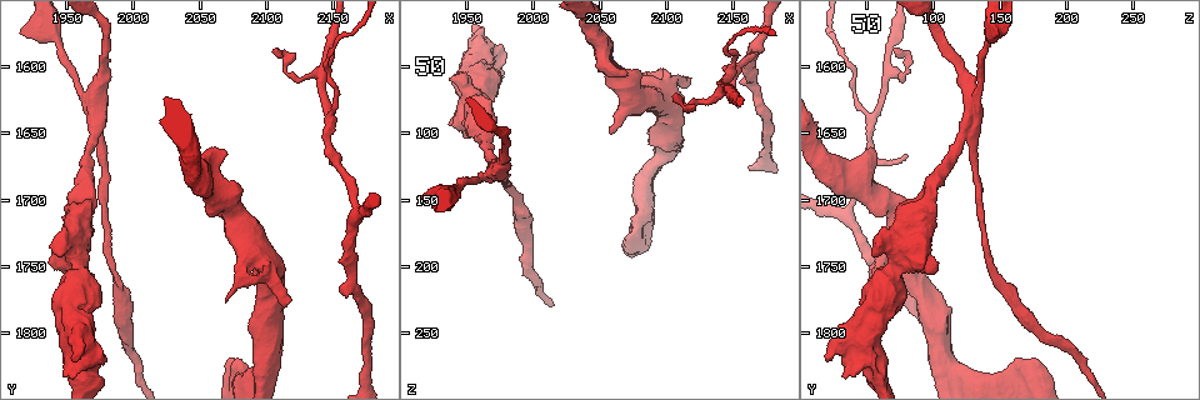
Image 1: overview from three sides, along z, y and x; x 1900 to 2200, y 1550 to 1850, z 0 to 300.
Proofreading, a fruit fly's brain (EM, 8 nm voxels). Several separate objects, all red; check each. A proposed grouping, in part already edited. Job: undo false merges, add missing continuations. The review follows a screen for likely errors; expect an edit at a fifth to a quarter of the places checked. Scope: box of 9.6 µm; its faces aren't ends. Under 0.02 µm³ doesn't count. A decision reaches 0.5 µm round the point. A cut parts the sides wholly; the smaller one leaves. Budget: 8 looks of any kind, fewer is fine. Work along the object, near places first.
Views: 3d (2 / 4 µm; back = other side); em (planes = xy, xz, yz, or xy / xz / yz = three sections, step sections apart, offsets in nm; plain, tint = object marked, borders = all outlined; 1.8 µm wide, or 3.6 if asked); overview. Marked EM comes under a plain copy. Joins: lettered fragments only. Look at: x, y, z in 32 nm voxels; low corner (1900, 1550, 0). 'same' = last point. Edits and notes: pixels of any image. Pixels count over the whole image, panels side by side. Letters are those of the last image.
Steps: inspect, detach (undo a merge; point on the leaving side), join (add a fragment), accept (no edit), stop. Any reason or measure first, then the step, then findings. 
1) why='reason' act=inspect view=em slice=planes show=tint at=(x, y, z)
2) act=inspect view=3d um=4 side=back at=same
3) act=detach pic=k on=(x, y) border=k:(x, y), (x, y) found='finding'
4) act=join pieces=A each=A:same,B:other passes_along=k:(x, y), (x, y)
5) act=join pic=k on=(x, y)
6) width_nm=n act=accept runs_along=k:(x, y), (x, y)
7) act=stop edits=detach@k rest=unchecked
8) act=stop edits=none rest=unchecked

why='stops while still wide' act=inspect view=3d um=4 at=(2070, 1664, 56)

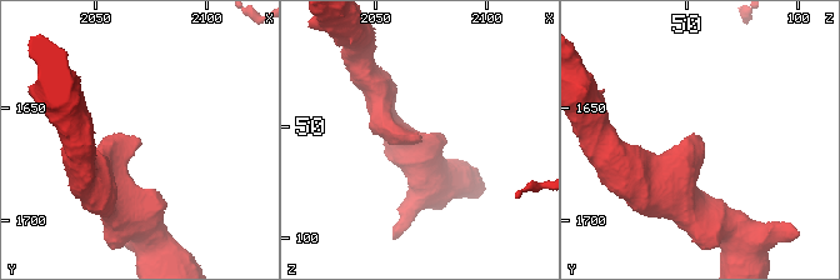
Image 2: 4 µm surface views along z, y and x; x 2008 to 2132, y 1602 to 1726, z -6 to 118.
why='need the tissue' act=inspect view=em slice=planes show=borders at=(2070, 1663, 56)

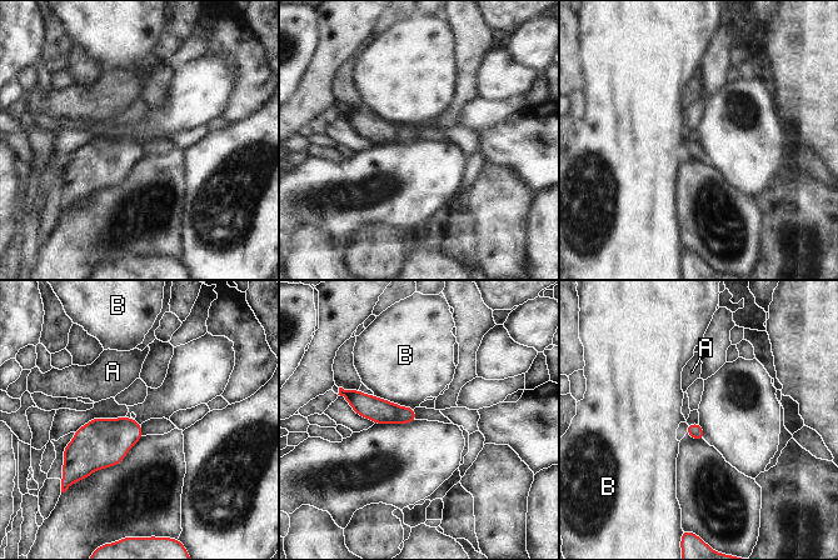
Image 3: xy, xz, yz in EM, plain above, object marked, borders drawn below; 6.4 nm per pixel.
act=accept each=A:other,B:other runs_along=3:(349, 394), (379, 411), (412, 418) found='none of them fits'

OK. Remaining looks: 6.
why='three-way junction' act=inspect view=em slice=xy step=16 show=tint at=(1972, 1652, 122)

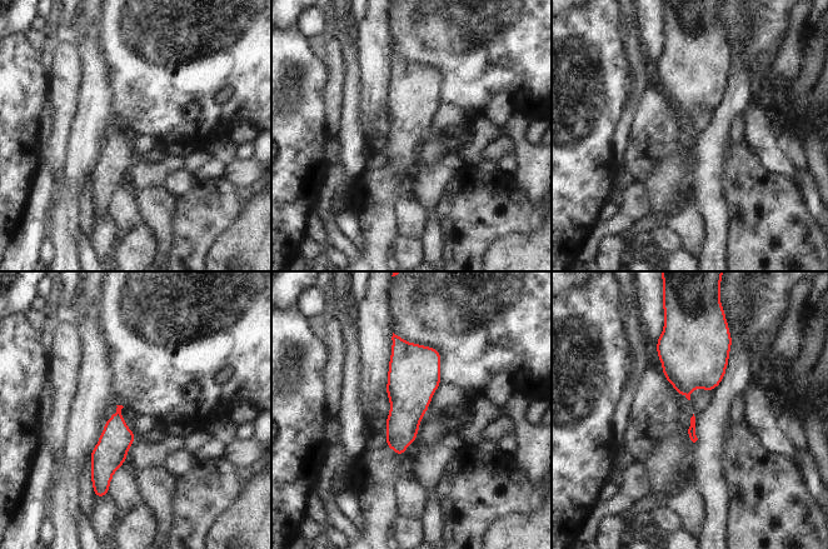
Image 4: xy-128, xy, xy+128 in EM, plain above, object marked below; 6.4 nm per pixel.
why='see the neighbours' act=inspect view=em slice=xy step=16 show=borders at=same

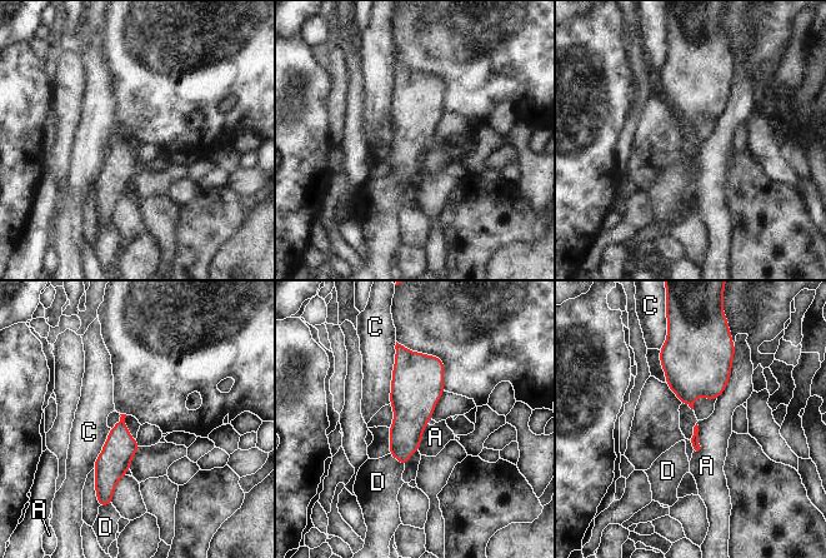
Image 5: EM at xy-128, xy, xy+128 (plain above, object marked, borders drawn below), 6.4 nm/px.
act=accept each=A:other,C:other,D:other border=5:(735, 345), (730, 379), (716, 398) found='all the same neuron'

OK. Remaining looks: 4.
why='thick turns thin' act=inspect view=em um=3.6 slice=planes show=tint at=(1952, 1730, 72)

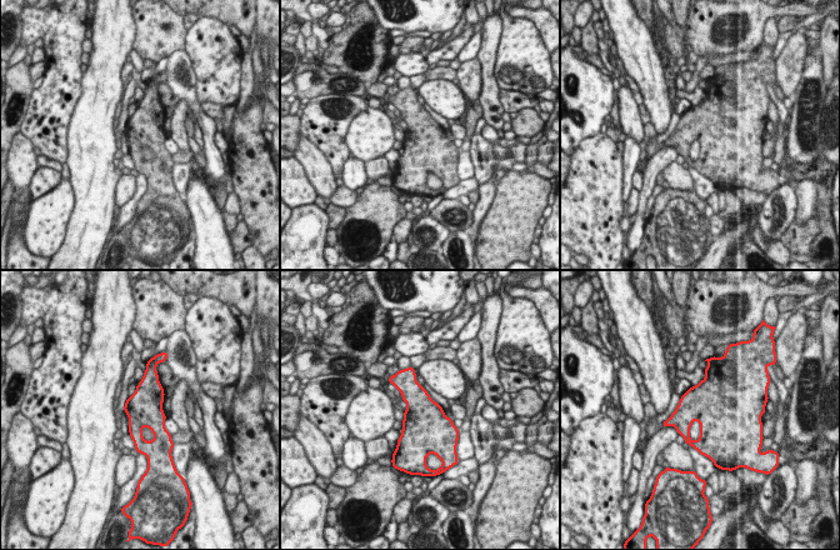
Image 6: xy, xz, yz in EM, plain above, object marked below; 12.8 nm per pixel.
act=inspect view=em um=3.6 slice=planes show=borders at=same

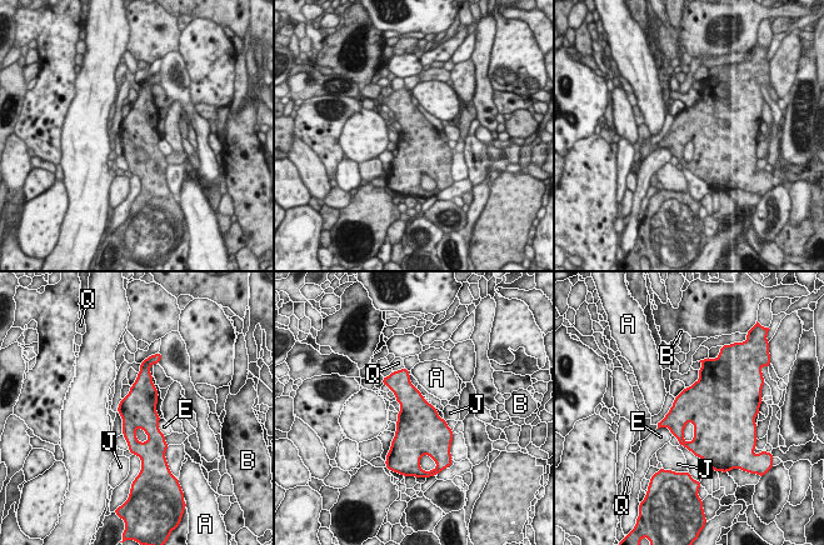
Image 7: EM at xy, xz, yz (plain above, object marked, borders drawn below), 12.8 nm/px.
longest_contact=E:240nm act=accept each=A:other,B:other,E:other,J:other,Q:other border=7:(658, 428), (667, 428), (673, 435) found='all the same neuron'

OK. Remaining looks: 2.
act=stop edits=none rest=unchecked

